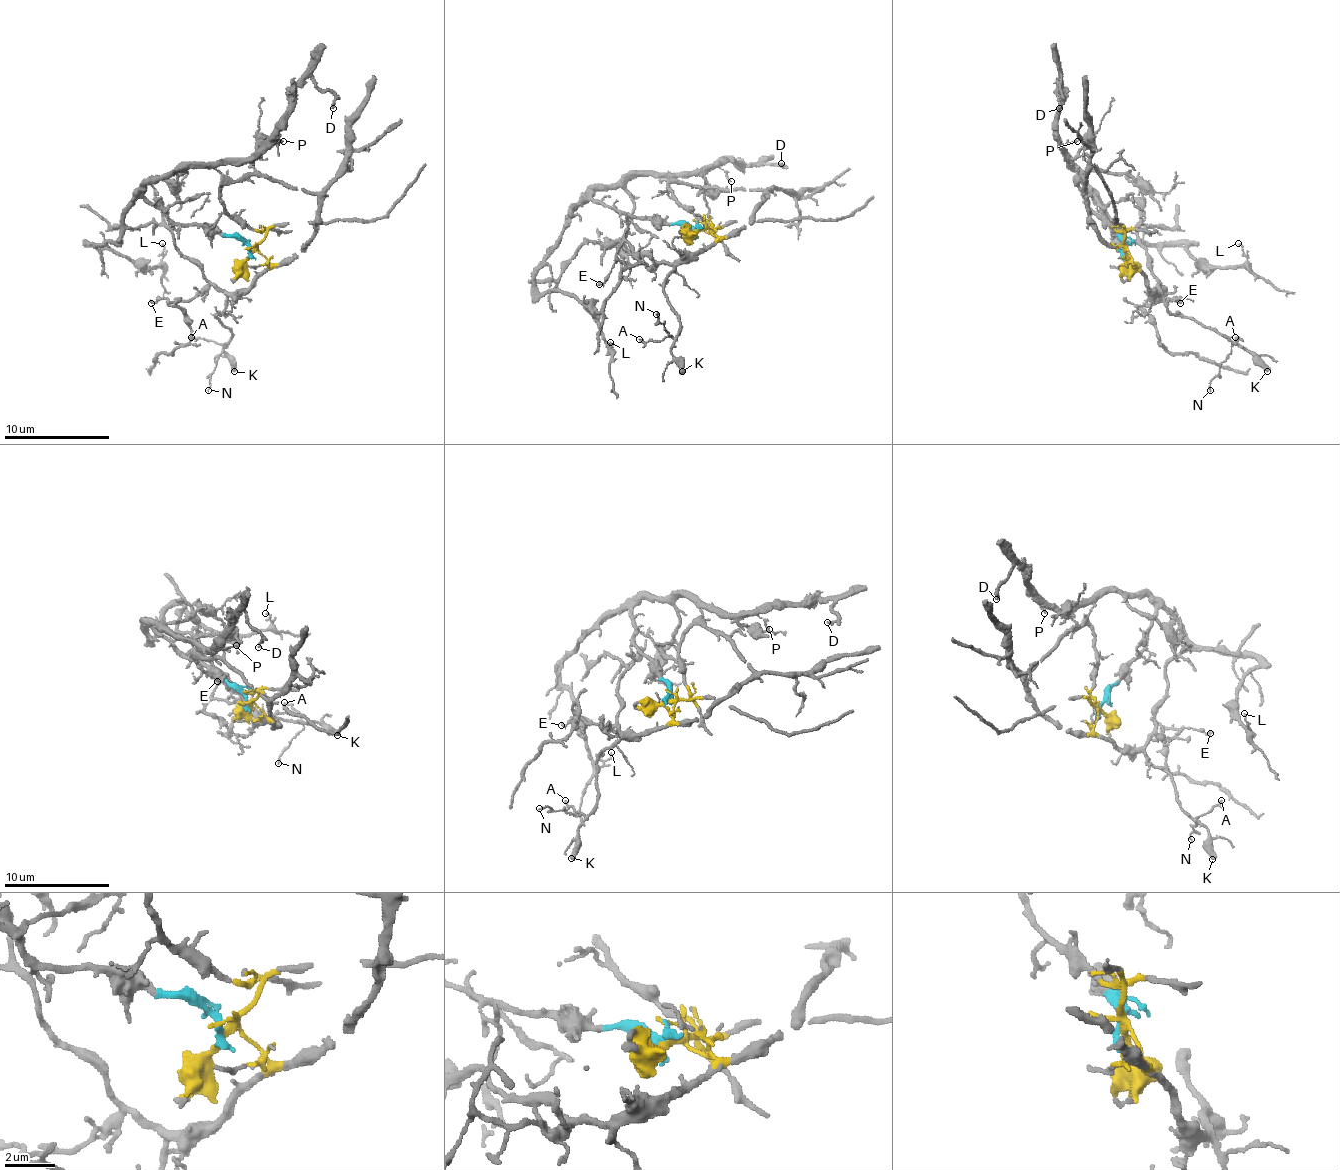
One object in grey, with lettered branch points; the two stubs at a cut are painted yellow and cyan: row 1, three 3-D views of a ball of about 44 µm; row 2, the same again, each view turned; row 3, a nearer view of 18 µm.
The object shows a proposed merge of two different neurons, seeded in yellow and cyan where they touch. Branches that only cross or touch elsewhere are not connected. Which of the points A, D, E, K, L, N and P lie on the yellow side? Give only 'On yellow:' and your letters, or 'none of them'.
On yellow: A, E, K, N

